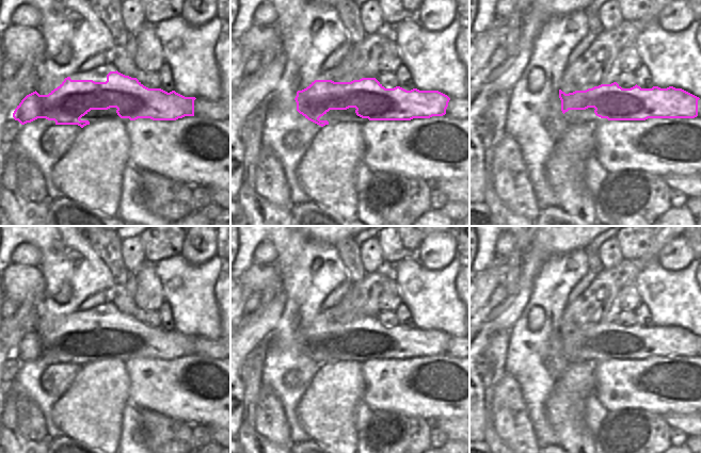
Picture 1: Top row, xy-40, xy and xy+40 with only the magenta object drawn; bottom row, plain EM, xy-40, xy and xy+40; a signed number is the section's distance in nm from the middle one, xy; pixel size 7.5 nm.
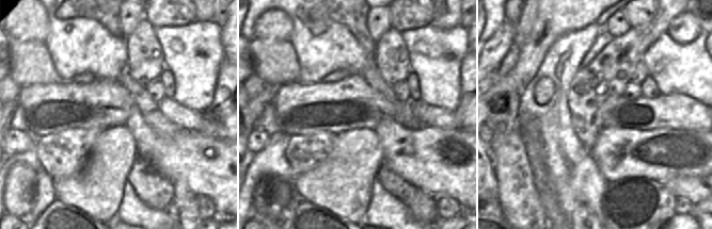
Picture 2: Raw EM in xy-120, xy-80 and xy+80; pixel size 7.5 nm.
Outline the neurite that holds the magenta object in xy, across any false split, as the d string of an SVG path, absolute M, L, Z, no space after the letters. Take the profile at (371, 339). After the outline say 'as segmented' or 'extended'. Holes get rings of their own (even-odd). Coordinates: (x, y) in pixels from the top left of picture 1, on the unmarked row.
M362 317L351 321L334 321L332 319L315 319L306 327L297 330L294 337L297 350L308 359L323 366L328 359L319 357L330 349L347 349L355 346L355 352L369 359L411 359L413 357L430 357L443 355L450 337L439 329L407 329L400 325L385 327L376 317Z | as segmented

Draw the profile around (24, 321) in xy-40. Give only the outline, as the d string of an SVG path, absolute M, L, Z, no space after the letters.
M27 302L19 304L15 313L0 324L0 418L4 409L6 385L2 379L2 365L13 353L21 339L36 329L41 316L41 302Z

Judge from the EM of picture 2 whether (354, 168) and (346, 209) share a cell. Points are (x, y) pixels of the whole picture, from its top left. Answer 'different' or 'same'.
same

